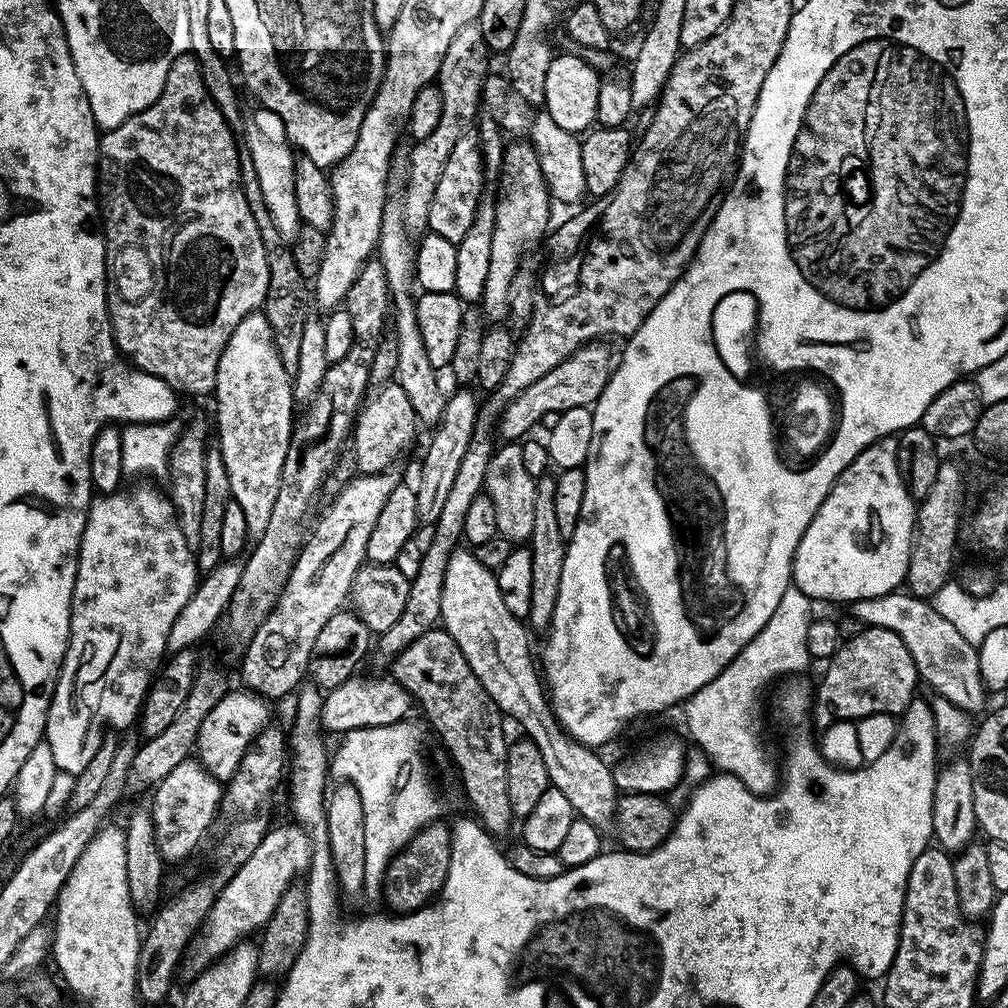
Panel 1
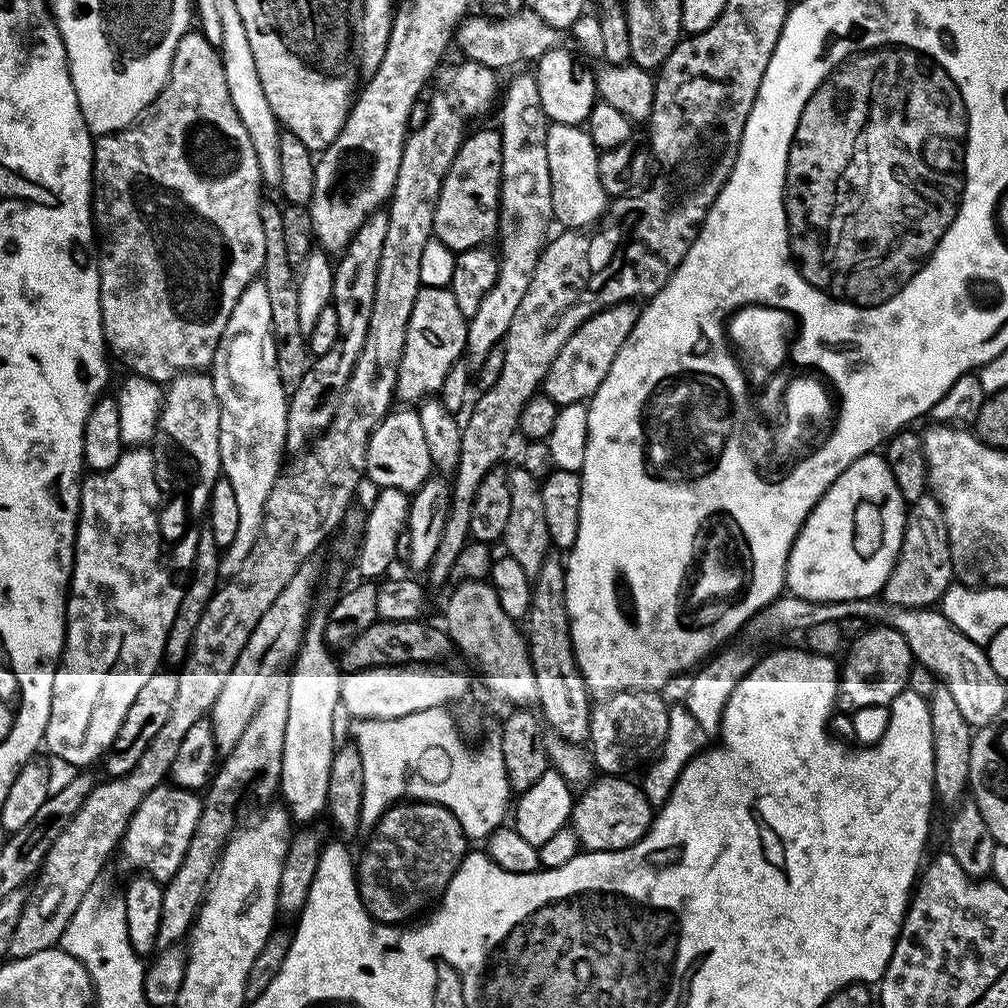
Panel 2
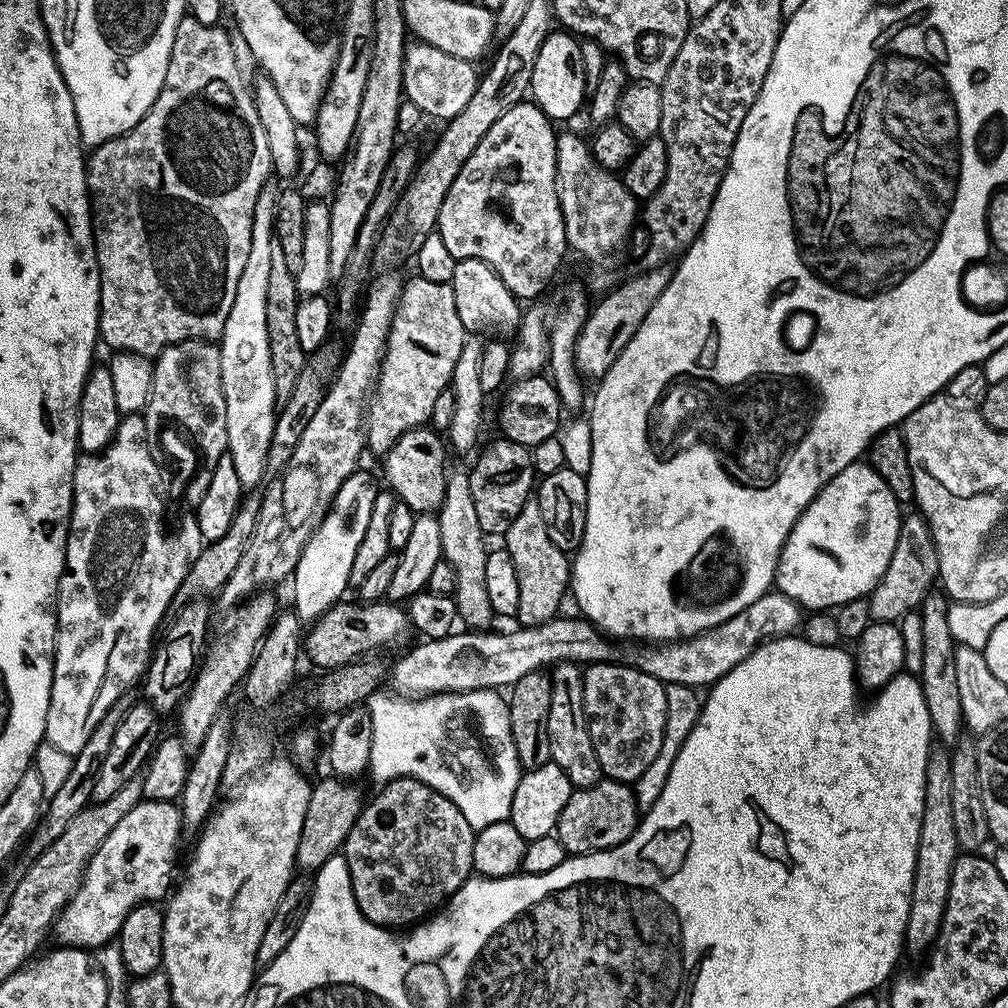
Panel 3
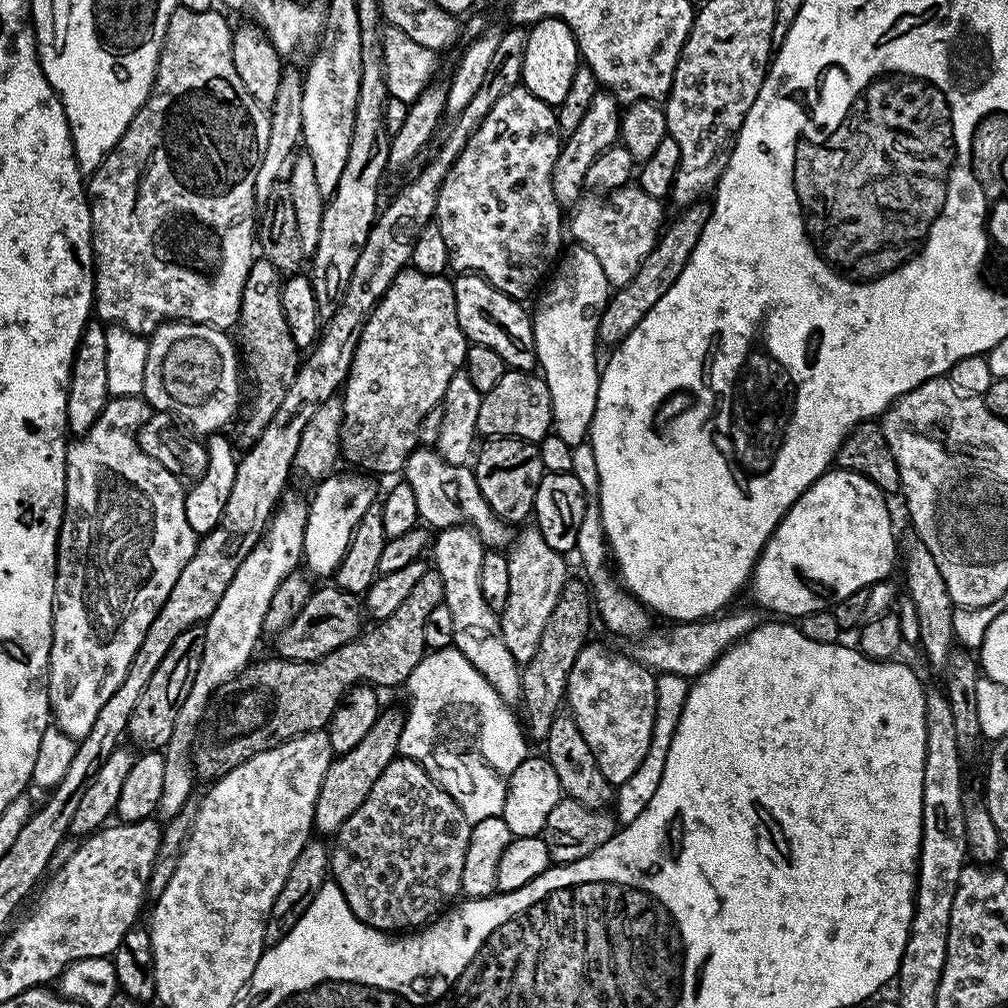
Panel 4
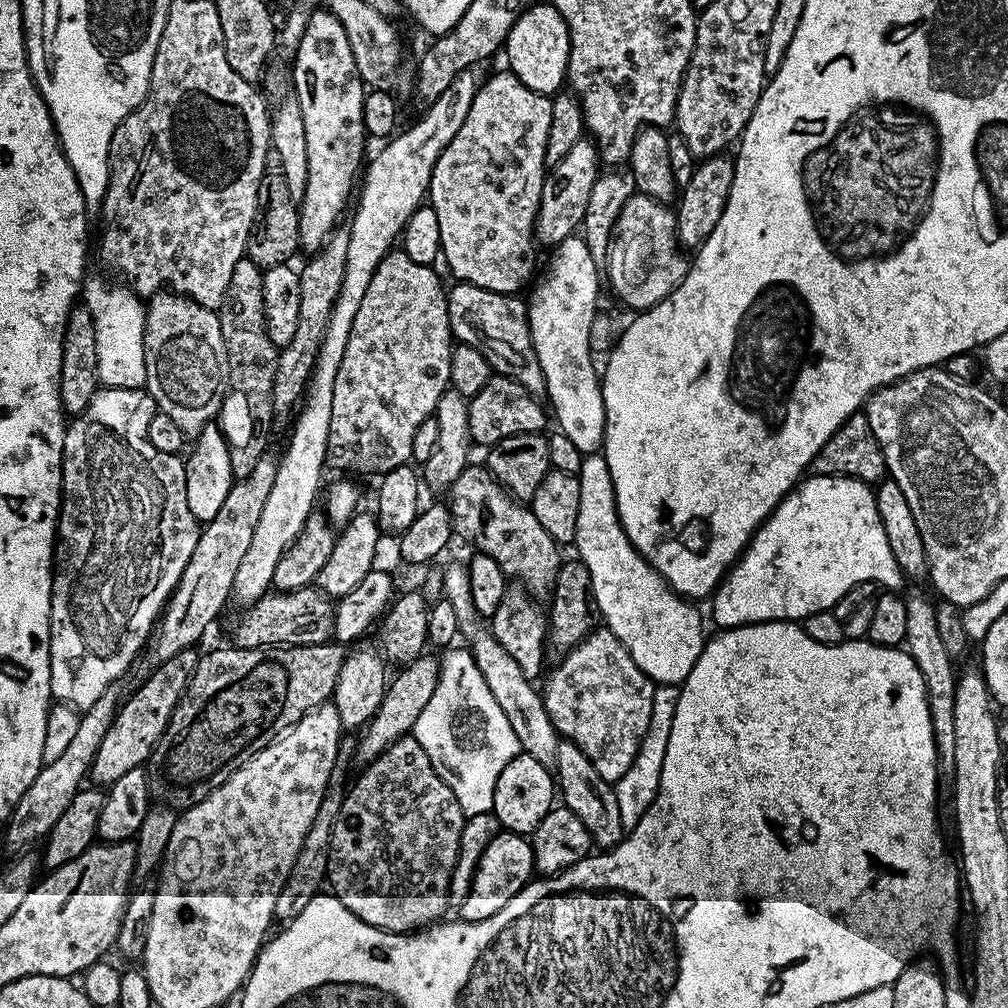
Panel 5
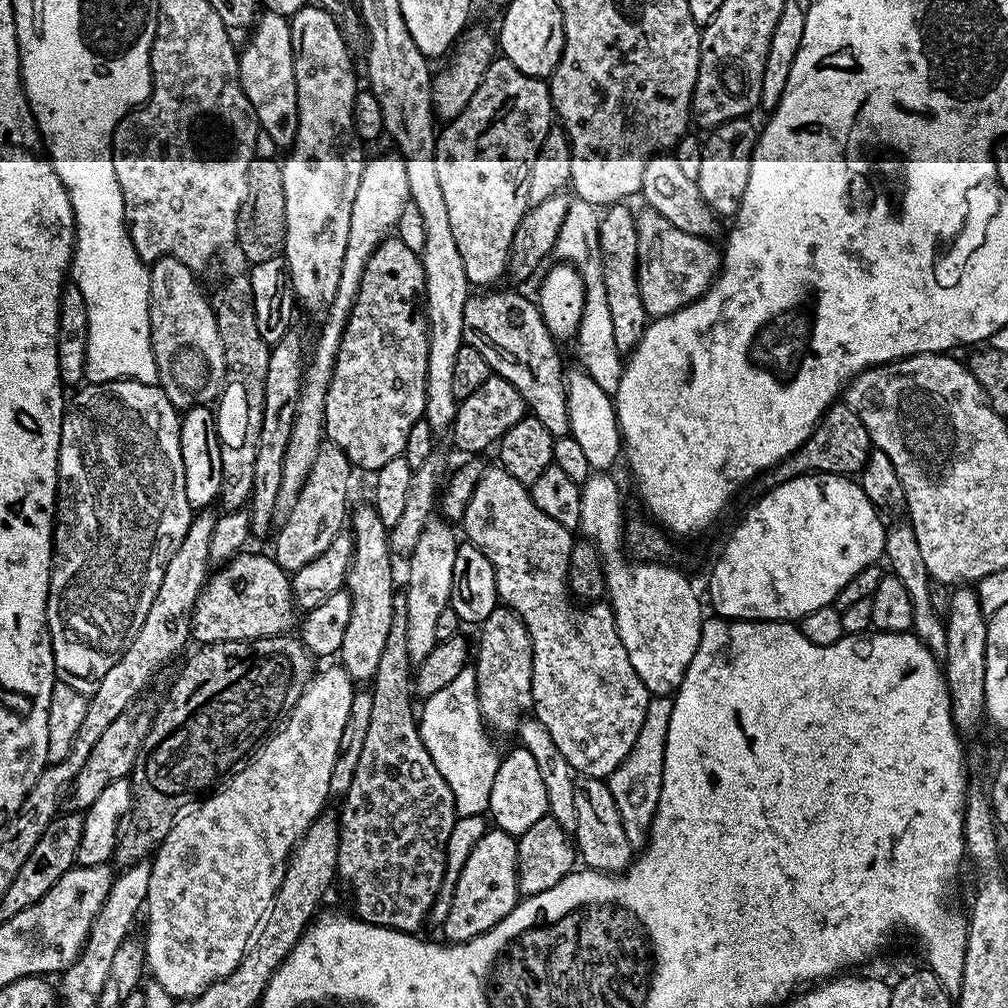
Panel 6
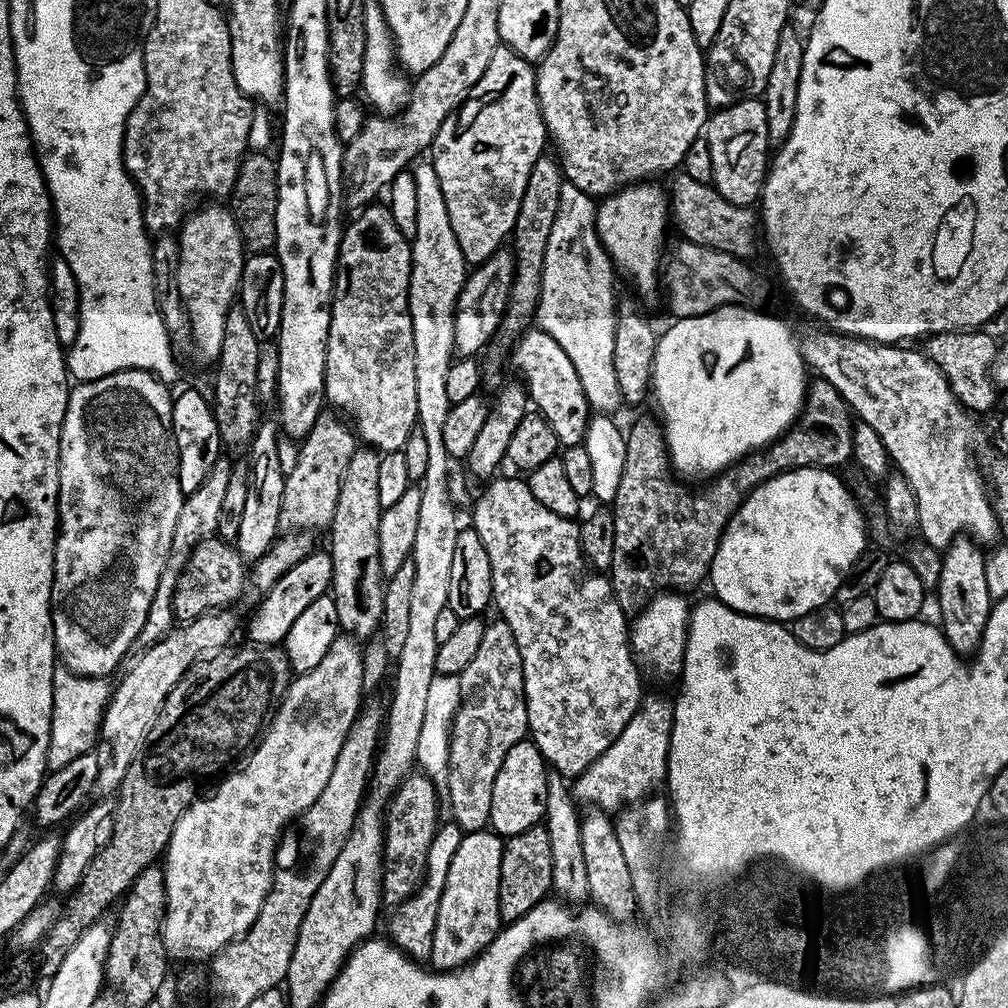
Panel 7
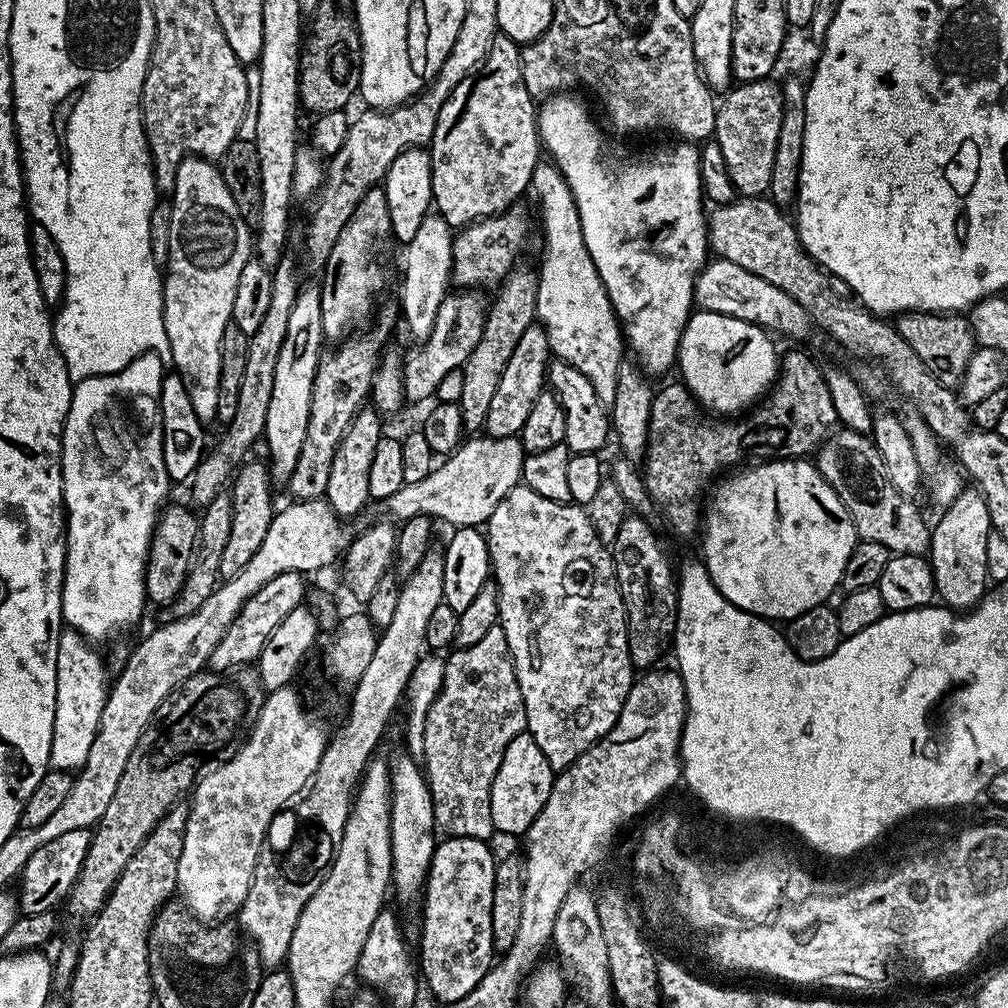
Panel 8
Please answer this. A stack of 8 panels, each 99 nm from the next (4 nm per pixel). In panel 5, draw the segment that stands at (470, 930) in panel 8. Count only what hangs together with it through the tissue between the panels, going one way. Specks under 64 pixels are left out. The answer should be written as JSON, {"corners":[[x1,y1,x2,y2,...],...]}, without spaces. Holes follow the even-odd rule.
{"corners":[[507,830,497,832,490,846,482,850,482,858,476,867,470,890,464,895,463,900,459,901,459,919,478,922,498,914,498,910,502,910,502,906,506,906,506,902,510,902,514,894,523,890,533,876,531,839,519,832]]}

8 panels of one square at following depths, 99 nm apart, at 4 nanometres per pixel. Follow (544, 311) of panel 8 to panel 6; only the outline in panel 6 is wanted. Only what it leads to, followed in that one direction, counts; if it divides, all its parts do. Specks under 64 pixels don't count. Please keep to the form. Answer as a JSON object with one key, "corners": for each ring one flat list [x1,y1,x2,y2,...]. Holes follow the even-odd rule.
{"corners":[[573,197,566,212,566,219,555,240,553,255,563,263,575,268,584,286,583,318,574,336,581,369,592,377,602,390,614,396,621,380,624,360,614,341,614,326,611,325,610,310,607,308,605,278,602,276,602,260,595,252,596,237,600,233,600,217,597,207]]}

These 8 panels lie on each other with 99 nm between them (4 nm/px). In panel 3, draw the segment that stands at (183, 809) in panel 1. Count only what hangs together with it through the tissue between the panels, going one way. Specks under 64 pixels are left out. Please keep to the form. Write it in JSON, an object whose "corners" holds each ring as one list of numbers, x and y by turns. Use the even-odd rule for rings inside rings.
{"corners":[[141,800,110,830,110,834,98,846,98,850,89,858,84,867,84,877,80,880,71,902,60,911,54,925,54,936,60,939,61,945,85,950,97,950,104,945,111,945,122,930,122,922,126,922,126,914,134,910,134,906,145,902,160,902,169,895,173,887,172,867,176,864,176,847,182,844,179,803,170,800]]}

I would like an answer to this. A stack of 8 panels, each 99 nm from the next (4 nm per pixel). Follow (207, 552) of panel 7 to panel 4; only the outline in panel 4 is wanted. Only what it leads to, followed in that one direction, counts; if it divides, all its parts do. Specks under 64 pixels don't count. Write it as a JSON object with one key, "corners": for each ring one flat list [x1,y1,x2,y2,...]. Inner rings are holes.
{"corners":[[335,586,317,587,302,614,298,614,298,618,275,637,276,648,280,651,277,653,286,660,321,660,326,654,338,650,338,646,346,646,346,642,355,640,365,627,364,620,366,608,357,593]]}

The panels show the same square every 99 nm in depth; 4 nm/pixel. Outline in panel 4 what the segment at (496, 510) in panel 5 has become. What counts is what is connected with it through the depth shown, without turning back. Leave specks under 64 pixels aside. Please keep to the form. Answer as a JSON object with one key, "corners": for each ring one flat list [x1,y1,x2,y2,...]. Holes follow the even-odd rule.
{"corners":[[420,446,410,454,402,469,403,479,414,490,418,514,429,529,453,528,463,524,475,530,485,549,504,550,513,543,513,525,506,523,482,498,476,473,466,464,447,464,431,447]]}

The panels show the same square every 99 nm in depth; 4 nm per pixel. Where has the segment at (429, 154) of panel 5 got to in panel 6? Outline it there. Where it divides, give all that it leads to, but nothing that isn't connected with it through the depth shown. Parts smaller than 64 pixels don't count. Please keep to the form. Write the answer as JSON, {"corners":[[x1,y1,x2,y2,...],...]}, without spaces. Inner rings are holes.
{"corners":[[399,154,376,156,373,160,371,157,365,163,364,173,358,182,354,210,350,210,350,238,346,238,346,258,342,258,342,278,338,278,338,290,334,294,334,302,323,317,324,325,321,326,320,337,316,340,316,350,313,354,311,351,310,361,305,369,304,385,300,391,298,410,294,418,294,430,290,430,290,446,286,446,284,477,276,499,277,509,281,513,287,514,294,506,306,474,325,439,326,390,330,390,330,378,336,365,338,346,342,342,348,315,356,301,362,274,366,270,366,262,370,262,370,254,374,254,376,247,383,240,388,239,408,203,410,203,410,197,404,157]]}

